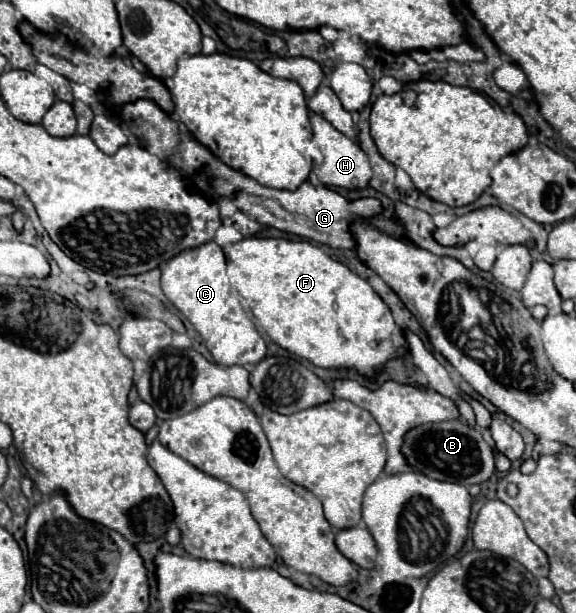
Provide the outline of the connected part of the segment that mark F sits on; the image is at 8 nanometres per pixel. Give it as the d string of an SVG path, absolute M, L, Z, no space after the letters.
M243 238L241 242L235 242L235 244L231 244L231 246L227 248L227 274L229 274L231 284L235 286L235 290L251 304L253 316L255 316L257 322L265 328L265 332L267 332L281 348L285 348L285 350L289 350L291 354L297 354L297 356L309 360L309 362L315 364L315 366L321 366L321 368L343 368L343 366L347 366L347 368L355 368L355 370L361 372L363 376L371 378L377 370L383 368L383 364L385 364L389 358L401 358L401 356L405 356L405 352L407 352L405 332L395 324L389 306L387 306L387 304L383 302L383 298L371 288L371 284L369 284L365 278L361 278L361 276L357 276L355 272L351 272L345 264L341 264L341 262L329 258L321 248L309 244L307 240L295 242L295 240L283 240L283 238Z

